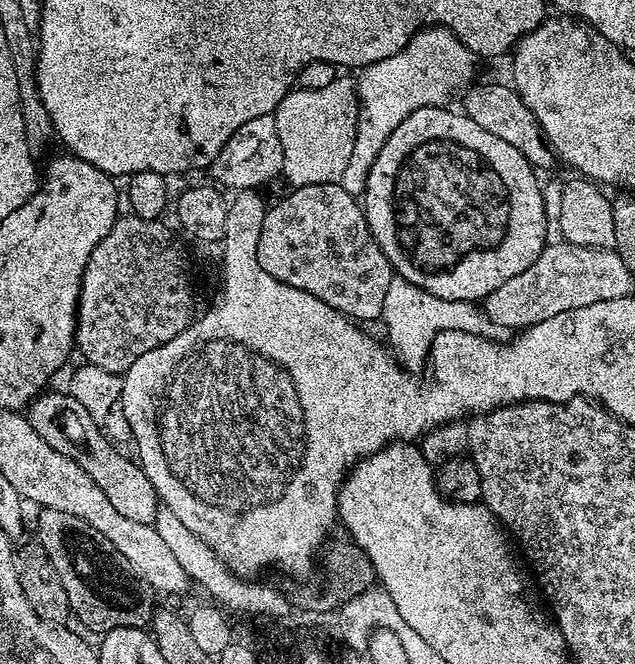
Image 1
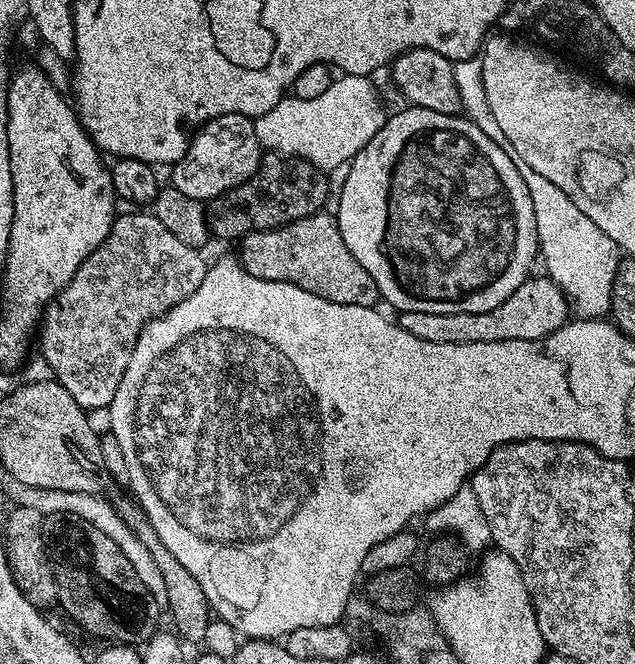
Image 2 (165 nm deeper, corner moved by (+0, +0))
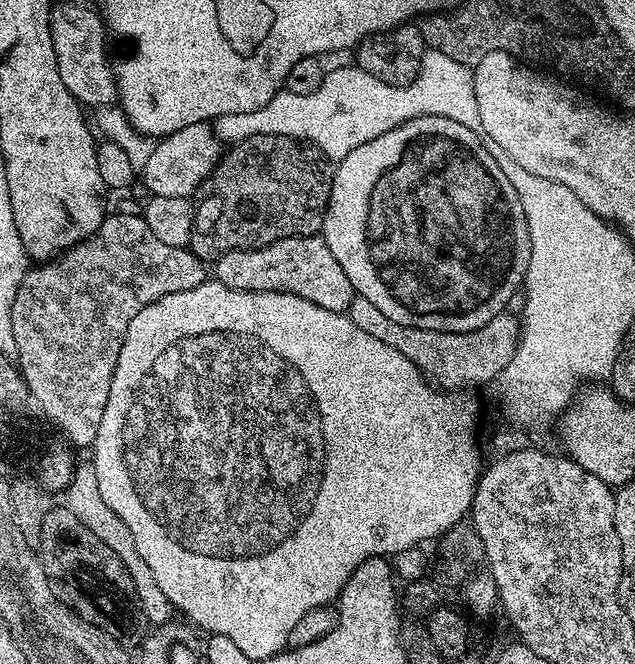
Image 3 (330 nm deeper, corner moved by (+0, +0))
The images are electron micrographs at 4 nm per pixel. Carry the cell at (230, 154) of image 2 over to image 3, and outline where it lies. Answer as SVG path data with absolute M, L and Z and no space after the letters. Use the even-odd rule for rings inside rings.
M207 123L188 124L174 134L157 139L156 148L142 170L145 193L162 198L191 197L216 169L221 155L221 141L216 139L215 131Z

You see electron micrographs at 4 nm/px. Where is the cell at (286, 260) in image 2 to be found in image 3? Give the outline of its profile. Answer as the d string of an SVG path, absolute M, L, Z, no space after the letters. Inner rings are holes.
M320 234L282 238L261 248L221 252L215 260L215 279L227 288L247 292L285 292L306 298L306 302L314 302L314 306L322 306L322 310L342 313L347 313L352 304L354 293L350 278L346 278L346 270L342 270L338 258L334 258Z

